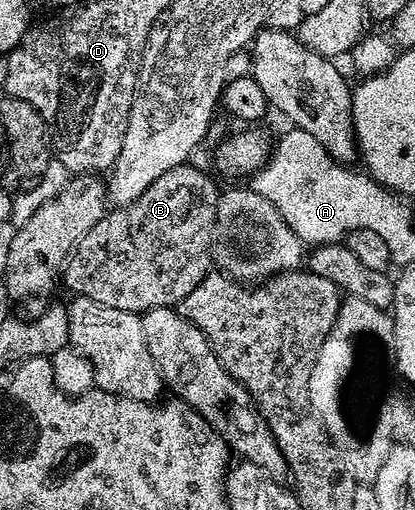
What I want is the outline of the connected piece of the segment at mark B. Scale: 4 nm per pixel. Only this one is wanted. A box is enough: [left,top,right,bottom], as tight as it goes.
[62,165,221,314]

